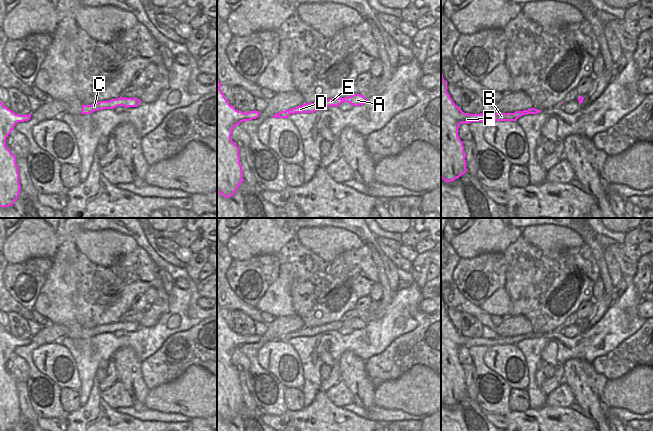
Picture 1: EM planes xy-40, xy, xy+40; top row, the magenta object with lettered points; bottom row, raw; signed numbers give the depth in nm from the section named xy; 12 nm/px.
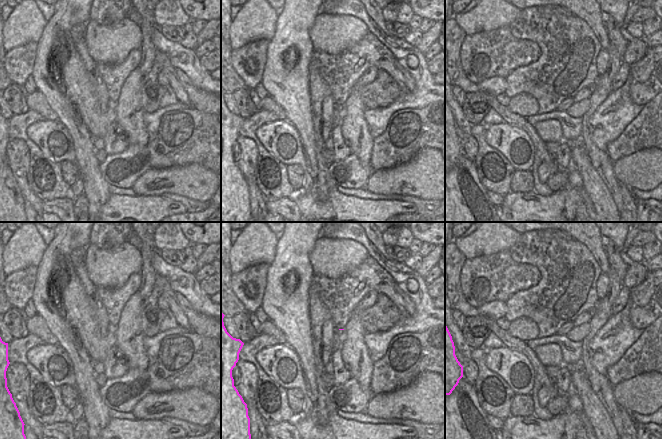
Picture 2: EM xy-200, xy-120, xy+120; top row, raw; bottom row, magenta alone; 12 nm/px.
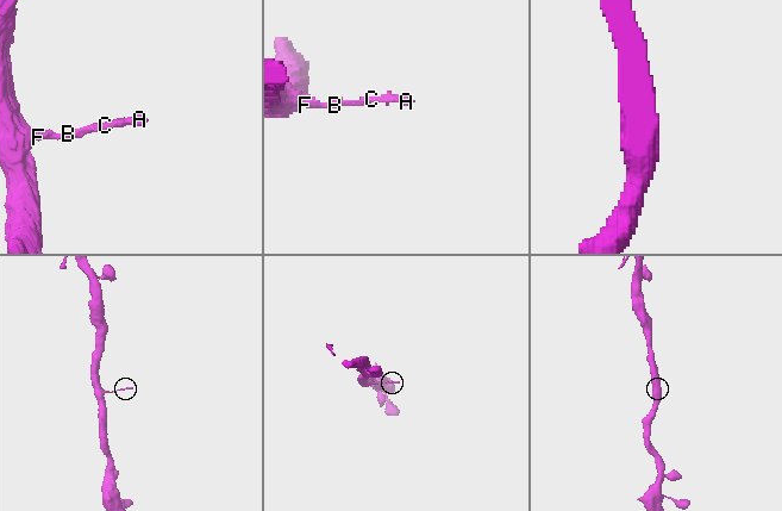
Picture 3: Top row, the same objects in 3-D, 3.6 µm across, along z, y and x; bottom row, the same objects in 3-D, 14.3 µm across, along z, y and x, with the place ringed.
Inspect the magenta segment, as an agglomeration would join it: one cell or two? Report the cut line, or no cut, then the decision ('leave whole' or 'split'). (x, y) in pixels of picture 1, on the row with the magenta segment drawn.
no cut; leave whole

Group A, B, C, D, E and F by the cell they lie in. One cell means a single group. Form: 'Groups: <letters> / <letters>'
Groups: A B C D E F.

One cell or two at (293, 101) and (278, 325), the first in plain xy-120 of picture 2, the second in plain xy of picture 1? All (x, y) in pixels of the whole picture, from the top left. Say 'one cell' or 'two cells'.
two cells

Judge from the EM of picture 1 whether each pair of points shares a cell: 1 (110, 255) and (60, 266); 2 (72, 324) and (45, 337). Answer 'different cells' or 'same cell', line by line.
1: different cells
2: different cells

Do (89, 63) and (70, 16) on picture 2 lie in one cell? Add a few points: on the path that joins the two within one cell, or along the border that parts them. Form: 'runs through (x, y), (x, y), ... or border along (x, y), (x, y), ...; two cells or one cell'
border along (83, 37), (76, 41), (75, 46); two cells

